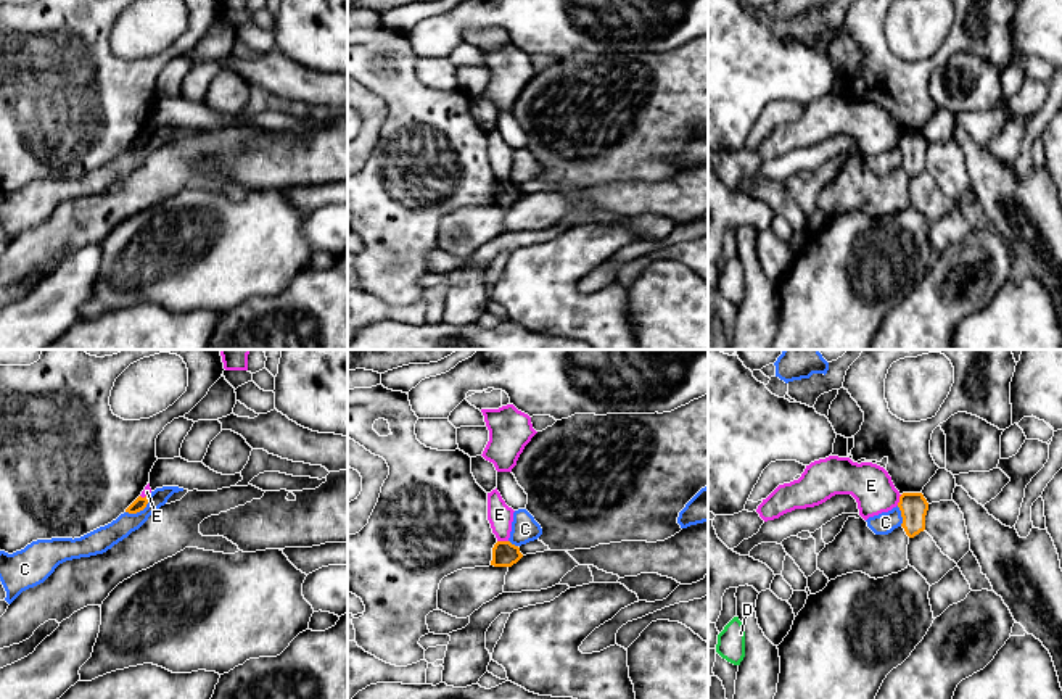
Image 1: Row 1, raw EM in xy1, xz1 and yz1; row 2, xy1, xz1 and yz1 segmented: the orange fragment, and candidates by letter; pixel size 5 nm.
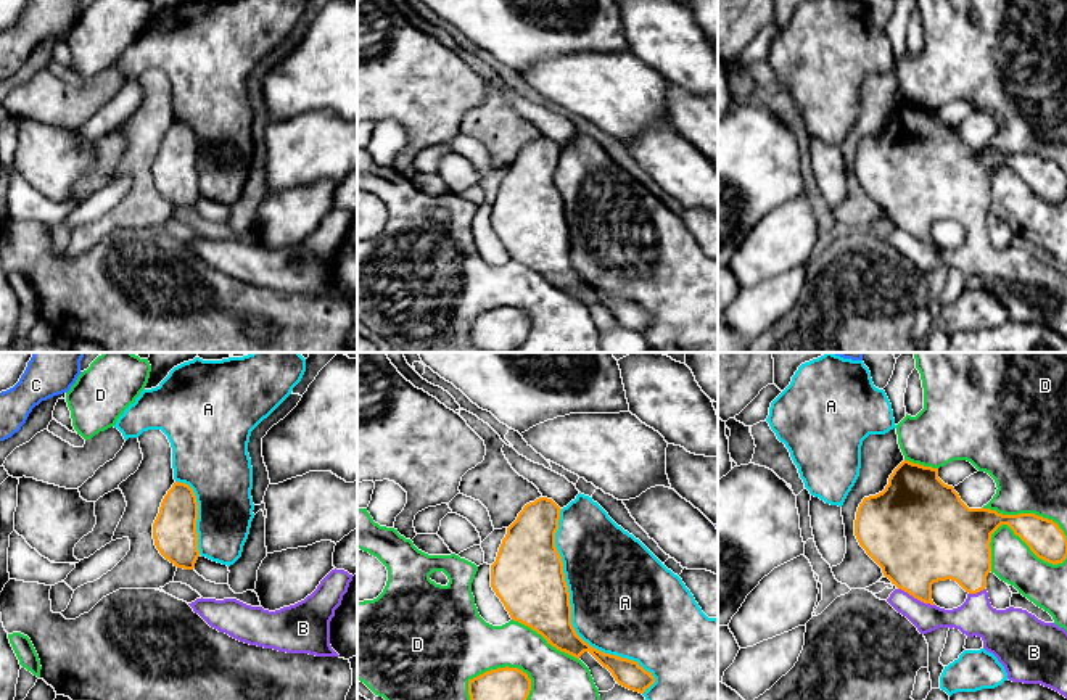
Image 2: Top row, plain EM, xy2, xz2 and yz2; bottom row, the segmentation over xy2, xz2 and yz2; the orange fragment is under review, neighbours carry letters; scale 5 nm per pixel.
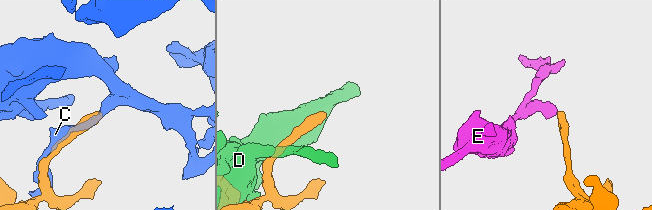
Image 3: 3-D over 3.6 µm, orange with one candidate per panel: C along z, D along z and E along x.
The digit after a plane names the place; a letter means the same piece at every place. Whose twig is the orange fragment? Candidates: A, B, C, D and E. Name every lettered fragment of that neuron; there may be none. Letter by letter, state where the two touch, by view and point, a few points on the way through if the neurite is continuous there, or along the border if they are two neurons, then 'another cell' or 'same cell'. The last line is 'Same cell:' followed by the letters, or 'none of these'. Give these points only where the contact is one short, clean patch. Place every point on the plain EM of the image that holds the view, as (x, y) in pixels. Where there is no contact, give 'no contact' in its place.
A: meets orange in xz2 at (570, 258); another cell
B: meets orange in yz2 at (916, 237); same cell
C: meets orange in xy1 at (140, 148); another cell
D: meets orange in xz2 at (488, 311); another cell
E: meets orange in xz1 at (502, 181); border along xz1 (498, 179), (507, 181); another cell
Same cell: B

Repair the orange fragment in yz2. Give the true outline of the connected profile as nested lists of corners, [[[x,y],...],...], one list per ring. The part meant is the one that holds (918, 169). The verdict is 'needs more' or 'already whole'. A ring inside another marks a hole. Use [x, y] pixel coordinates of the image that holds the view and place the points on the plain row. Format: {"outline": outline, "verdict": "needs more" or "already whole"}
{"outline": [[[903,100],[890,114],[885,129],[875,135],[864,137],[855,159],[855,175],[866,193],[882,208],[885,217],[896,225],[887,241],[906,256],[921,274],[938,267],[959,269],[967,277],[980,277],[983,288],[993,293],[1004,306],[1007,319],[1024,323],[1041,323],[1067,338],[1067,270],[1054,262],[1044,262],[1022,248],[1009,246],[996,249],[987,232],[987,216],[991,211],[991,174],[1007,164],[1030,190],[1041,200],[1057,204],[1067,198],[1067,175],[1053,159],[1035,153],[1003,154],[990,148],[969,148],[954,130],[938,117],[938,108],[924,106]],[[938,220],[956,220],[966,232],[966,241],[953,249],[940,248],[932,240],[932,224]]], "verdict": "needs more"}

